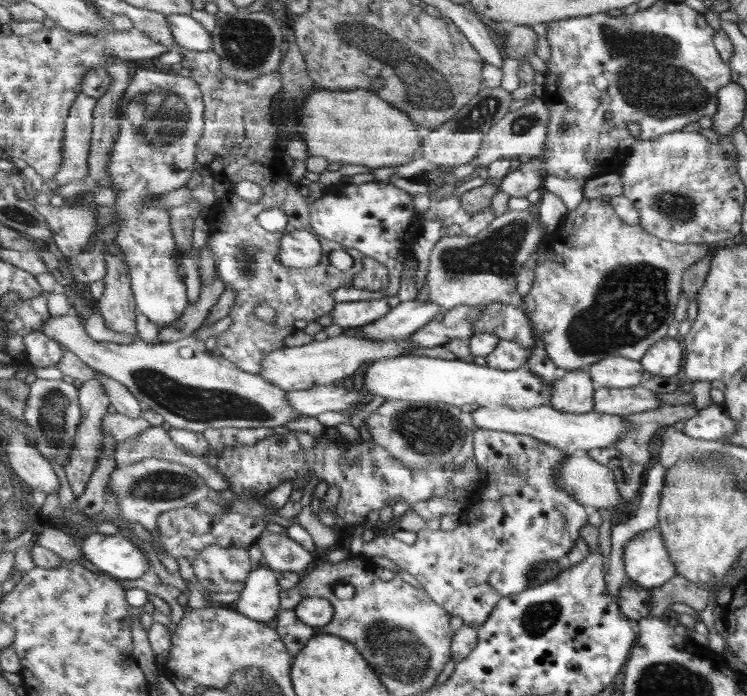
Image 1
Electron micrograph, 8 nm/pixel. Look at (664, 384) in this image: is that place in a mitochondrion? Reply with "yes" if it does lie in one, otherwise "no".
no

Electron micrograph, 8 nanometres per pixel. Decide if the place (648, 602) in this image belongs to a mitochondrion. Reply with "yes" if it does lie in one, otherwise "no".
no

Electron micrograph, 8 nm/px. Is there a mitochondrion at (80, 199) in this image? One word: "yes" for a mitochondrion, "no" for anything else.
no

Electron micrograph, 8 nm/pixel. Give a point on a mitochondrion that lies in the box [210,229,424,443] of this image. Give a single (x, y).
(247, 261)

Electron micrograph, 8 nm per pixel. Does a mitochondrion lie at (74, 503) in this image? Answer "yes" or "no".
no

